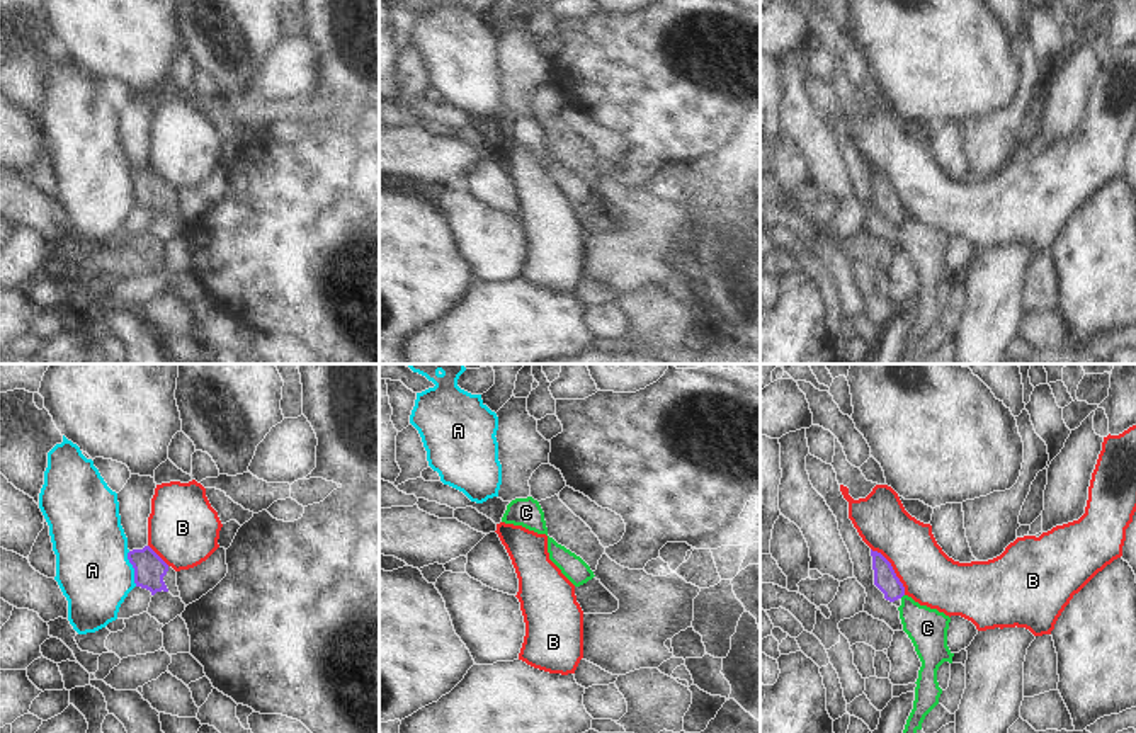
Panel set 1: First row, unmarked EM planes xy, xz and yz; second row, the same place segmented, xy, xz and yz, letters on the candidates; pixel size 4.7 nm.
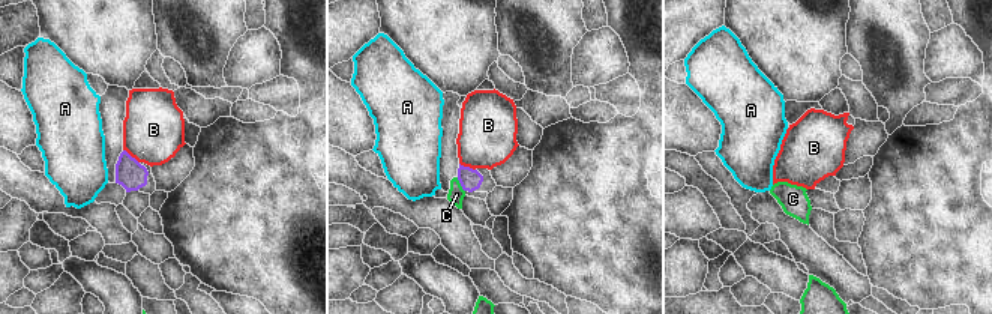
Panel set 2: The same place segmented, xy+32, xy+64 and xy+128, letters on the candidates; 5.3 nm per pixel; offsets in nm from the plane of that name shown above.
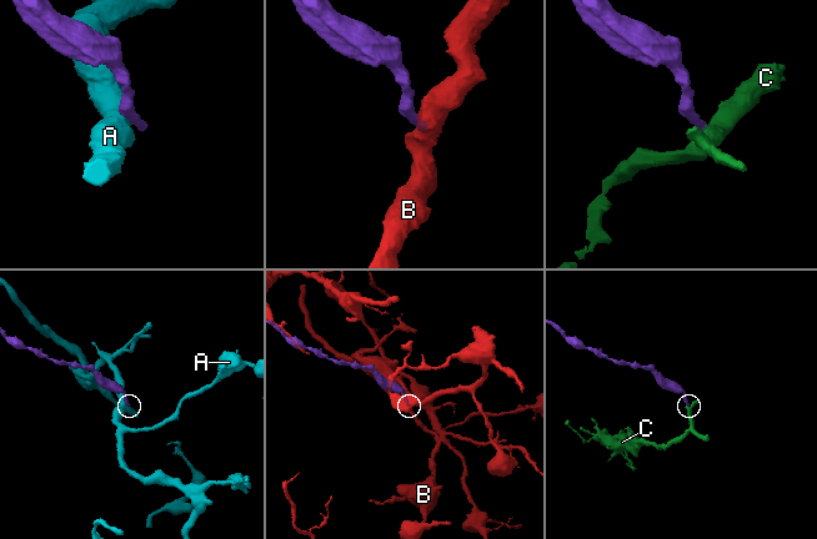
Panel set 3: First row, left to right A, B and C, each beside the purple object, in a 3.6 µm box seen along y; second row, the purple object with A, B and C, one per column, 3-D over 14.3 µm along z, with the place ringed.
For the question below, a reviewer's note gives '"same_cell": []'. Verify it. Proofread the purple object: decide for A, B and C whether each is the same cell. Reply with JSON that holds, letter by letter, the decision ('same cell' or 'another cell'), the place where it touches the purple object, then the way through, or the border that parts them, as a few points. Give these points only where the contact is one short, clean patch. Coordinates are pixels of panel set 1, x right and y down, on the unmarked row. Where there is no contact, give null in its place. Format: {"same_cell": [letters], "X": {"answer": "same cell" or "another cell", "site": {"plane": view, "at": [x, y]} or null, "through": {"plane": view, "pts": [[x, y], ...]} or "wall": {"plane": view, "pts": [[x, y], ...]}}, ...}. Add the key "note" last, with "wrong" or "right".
{"same_cell": [], "A": {"answer": "another cell", "site": {"plane": "xy", "at": [133, 186]}, "wall": {"plane": "xy", "pts": [[128, 170], [136, 204]]}}, "B": {"answer": "another cell", "site": {"plane": "yz", "at": [893, 189]}, "wall": {"plane": "yz", "pts": [[871, 167], [890, 182], [905, 213]]}}, "C": {"answer": "another cell", "site": {"plane": "yz", "at": [902, 215]}, "wall": {"plane": "yz", "pts": [[903, 213], [900, 216]]}}, "note": "right"}

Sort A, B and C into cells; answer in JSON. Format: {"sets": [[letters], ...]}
{"sets": [["A"], ["B"], ["C"]]}

